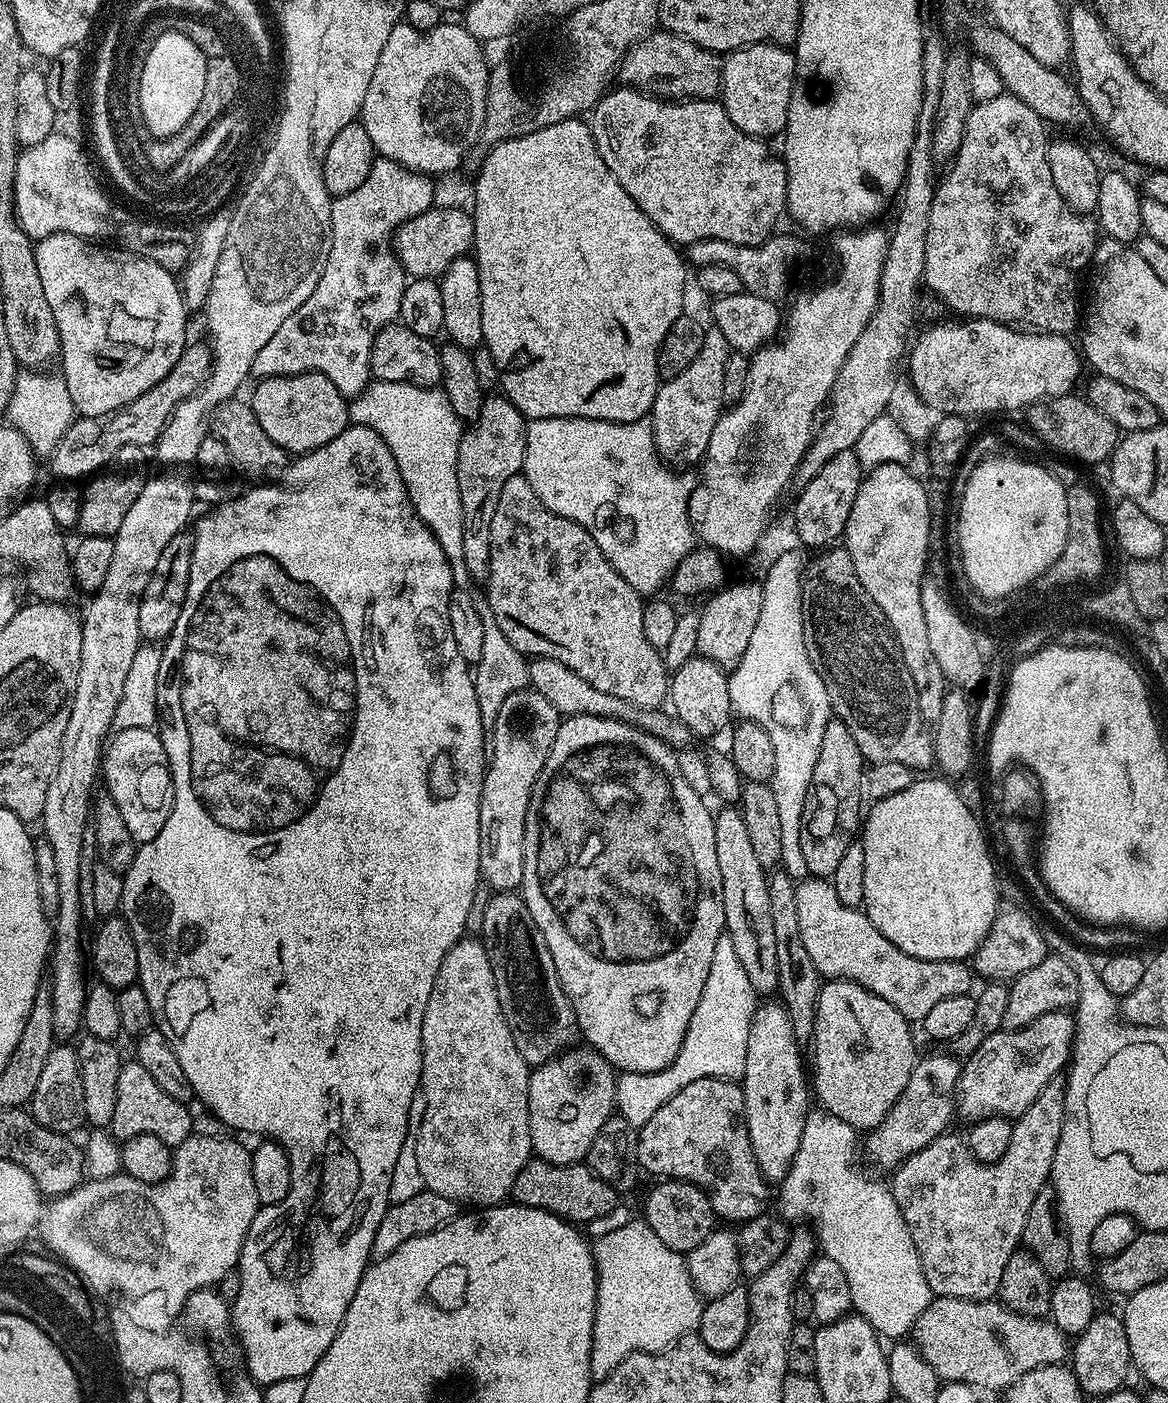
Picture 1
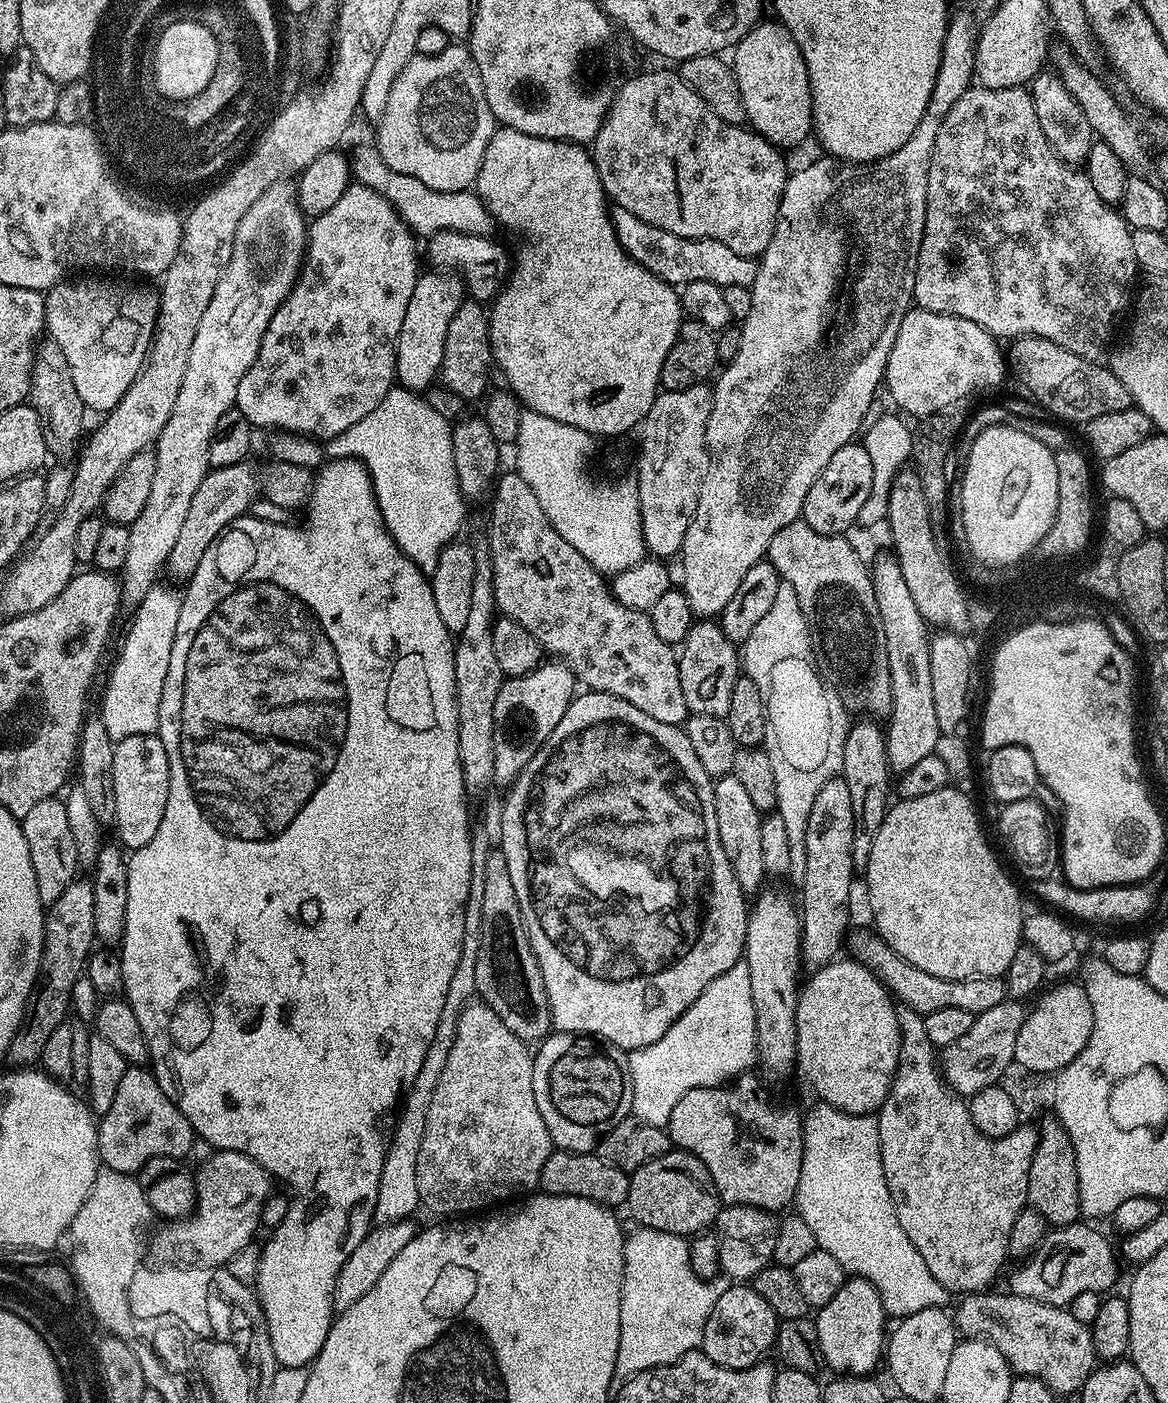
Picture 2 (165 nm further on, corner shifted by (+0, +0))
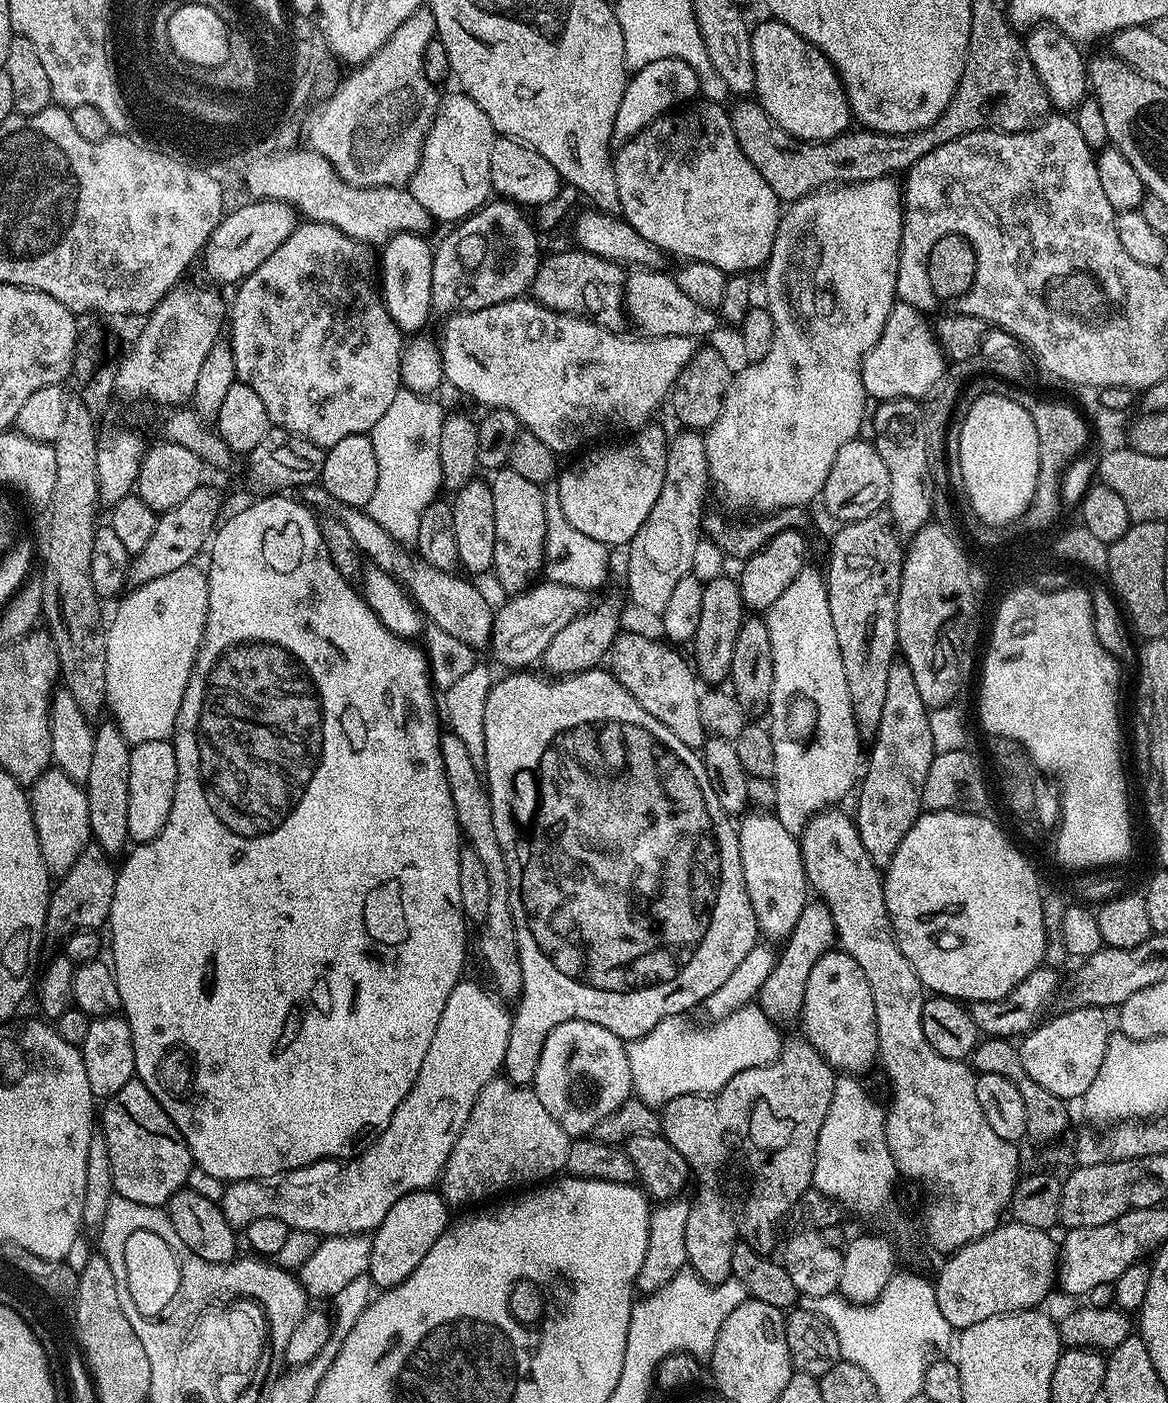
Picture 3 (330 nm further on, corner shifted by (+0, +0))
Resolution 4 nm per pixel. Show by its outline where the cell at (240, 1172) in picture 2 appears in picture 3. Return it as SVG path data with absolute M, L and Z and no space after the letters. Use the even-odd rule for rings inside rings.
M467 982L454 986L450 998L446 998L442 1018L438 1018L434 1039L426 1049L426 1058L422 1058L422 1070L418 1070L418 1078L414 1078L406 1098L402 1098L398 1110L394 1110L390 1126L386 1126L375 1144L347 1162L316 1160L301 1168L281 1172L278 1176L231 1181L224 1189L224 1196L218 1201L221 1214L229 1227L243 1230L250 1222L254 1222L254 1218L277 1216L286 1222L289 1230L296 1231L297 1228L300 1232L321 1232L319 1235L324 1238L364 1234L380 1225L398 1198L411 1192L431 1189L440 1179L440 1171L450 1158L450 1150L463 1130L478 1094L497 1075L496 1070L504 1067L512 1017L509 1009L504 1009L507 1007L487 987L484 988Z

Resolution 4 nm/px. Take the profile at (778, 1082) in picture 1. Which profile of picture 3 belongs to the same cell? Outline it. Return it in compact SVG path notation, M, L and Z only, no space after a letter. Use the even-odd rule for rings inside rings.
M752 814L756 816L745 815L744 821L739 821L738 835L740 838L740 857L742 858L742 874L746 878L746 894L750 894L750 906L754 910L754 918L756 919L756 926L761 937L764 936L768 940L777 940L783 942L788 939L789 934L794 930L794 925L798 922L798 917L802 915L802 910L810 903L810 885L808 882L808 875L804 873L804 859L800 853L800 841L797 837L790 834L790 830L786 830L786 826L782 826L782 822L778 822L778 818L774 814Z

